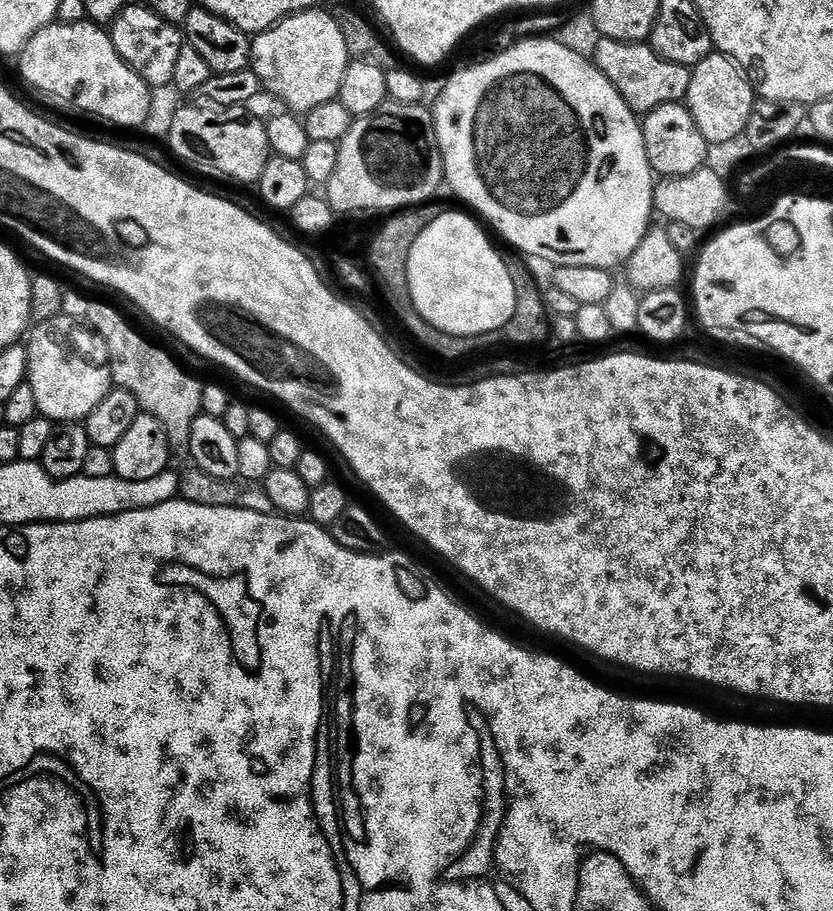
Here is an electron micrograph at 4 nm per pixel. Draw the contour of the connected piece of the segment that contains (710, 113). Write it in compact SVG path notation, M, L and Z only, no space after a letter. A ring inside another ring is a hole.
M723 54L707 56L692 69L686 103L698 130L708 139L709 145L730 142L744 136L753 123L752 111L756 108L758 93L751 80L735 60Z

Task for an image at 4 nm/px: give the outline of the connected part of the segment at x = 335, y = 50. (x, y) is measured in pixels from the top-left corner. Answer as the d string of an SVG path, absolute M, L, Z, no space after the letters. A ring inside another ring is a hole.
M320 11L296 12L252 40L251 72L260 80L265 93L277 96L285 109L296 114L306 114L314 106L337 99L342 74L350 63L346 40L332 12Z

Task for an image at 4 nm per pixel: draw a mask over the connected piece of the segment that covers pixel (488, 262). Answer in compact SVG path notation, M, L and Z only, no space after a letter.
M467 211L464 212L433 215L426 230L414 238L406 262L408 289L412 305L430 328L437 328L451 336L481 336L487 332L499 332L506 322L510 322L510 318L514 318L514 274L508 270L499 250L488 241L489 233Z

